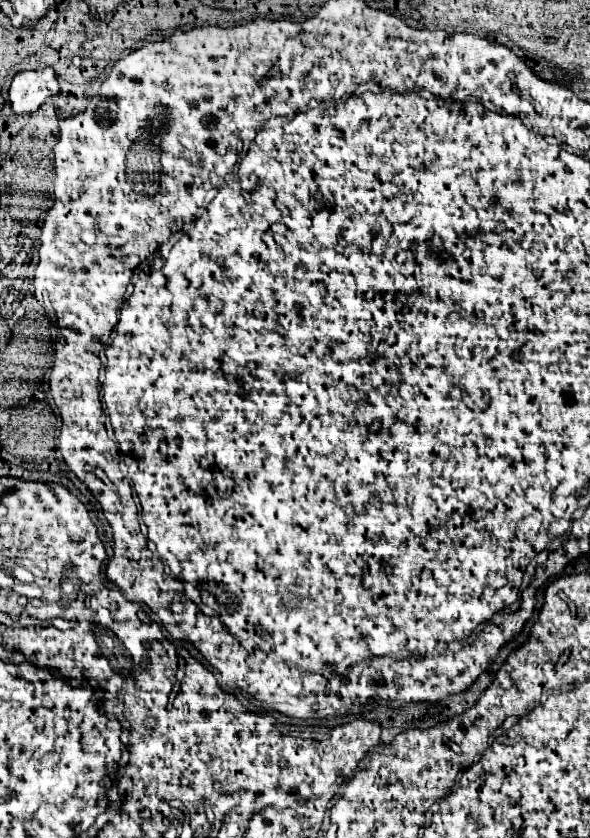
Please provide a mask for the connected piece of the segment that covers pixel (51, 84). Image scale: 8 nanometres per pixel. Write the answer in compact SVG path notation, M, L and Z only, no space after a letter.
M52 68L18 72L12 80L8 100L16 114L36 112L48 98L60 94L60 84Z

